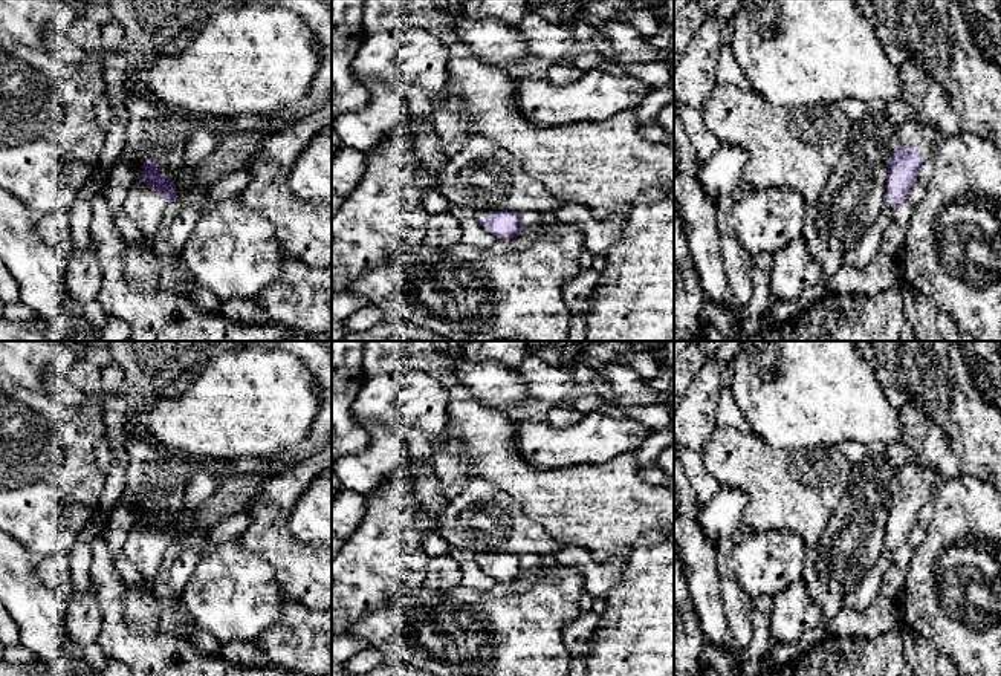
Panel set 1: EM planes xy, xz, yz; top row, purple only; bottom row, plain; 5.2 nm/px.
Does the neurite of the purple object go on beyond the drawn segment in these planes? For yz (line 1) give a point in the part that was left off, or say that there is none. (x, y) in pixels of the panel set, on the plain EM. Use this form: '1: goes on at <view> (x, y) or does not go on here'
1: goes on at yz (919, 479)

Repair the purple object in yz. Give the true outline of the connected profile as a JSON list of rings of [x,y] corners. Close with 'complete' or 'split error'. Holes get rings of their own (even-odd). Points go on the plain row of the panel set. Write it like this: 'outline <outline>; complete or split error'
outline [[[914,459],[899,468],[899,483],[888,502],[885,551],[889,552],[908,544],[918,511],[931,500],[938,477],[935,471],[920,466]]]; split error

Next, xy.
outline [[[147,502],[138,523],[128,531],[122,552],[142,575],[142,592],[160,609],[159,630],[190,636],[196,629],[185,603],[180,598],[157,598],[153,590],[154,578],[162,567],[165,551],[176,538],[176,526],[171,520],[160,517],[164,511],[154,502]]]; split error

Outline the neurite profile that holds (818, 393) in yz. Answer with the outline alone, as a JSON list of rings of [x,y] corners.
[[[740,341],[731,392],[750,431],[773,448],[902,440],[899,411],[853,341]]]

